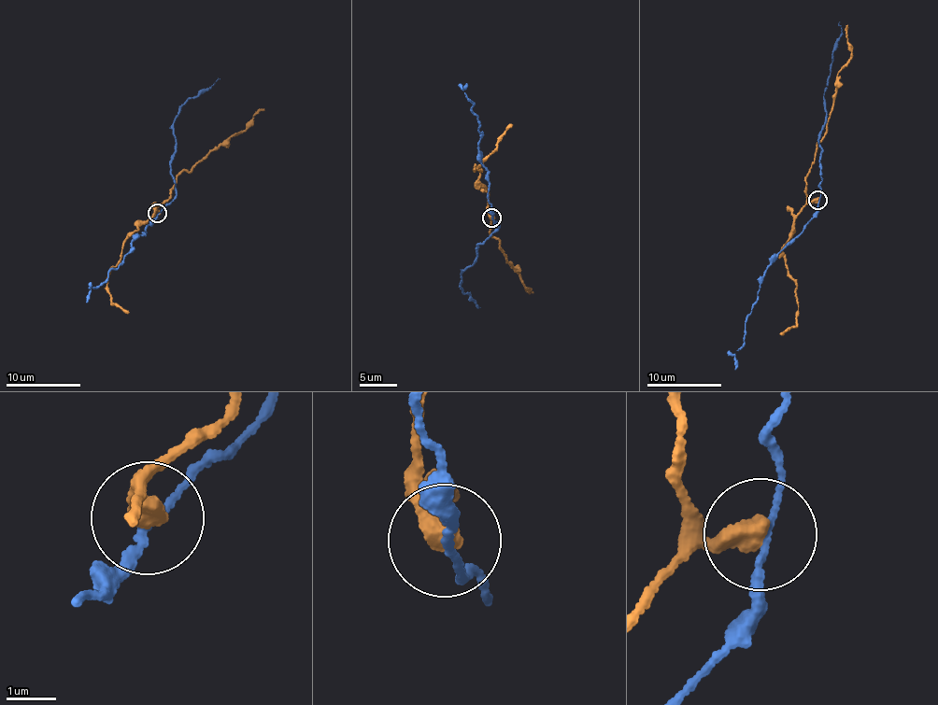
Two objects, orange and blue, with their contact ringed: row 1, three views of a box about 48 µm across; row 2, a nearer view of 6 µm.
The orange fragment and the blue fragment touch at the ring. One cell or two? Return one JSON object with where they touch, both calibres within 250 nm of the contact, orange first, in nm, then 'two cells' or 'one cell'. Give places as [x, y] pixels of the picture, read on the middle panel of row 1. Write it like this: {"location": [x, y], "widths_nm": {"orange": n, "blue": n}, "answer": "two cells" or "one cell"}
{"location": [491, 218], "widths_nm": {"orange": 480, "blue": 110}, "answer": "two cells"}

